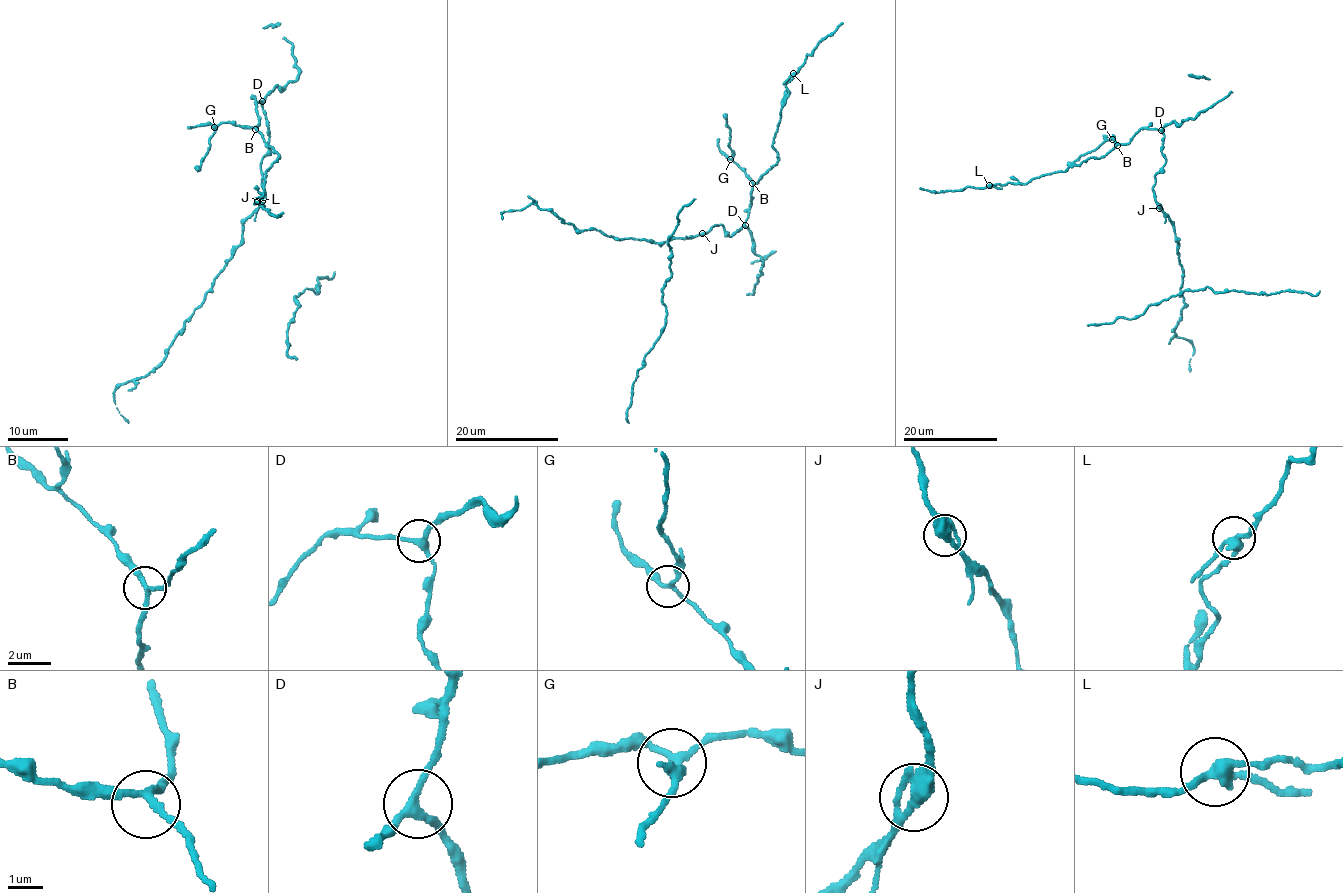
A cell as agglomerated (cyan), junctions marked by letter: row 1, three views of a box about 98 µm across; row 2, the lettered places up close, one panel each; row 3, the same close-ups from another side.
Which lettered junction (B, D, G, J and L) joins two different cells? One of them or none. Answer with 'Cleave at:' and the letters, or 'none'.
Cleave at: L

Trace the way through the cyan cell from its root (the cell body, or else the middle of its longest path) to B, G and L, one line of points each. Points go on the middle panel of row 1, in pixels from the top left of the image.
B: (729, 236), (741, 230), (749, 213), (752, 183)
G: (729, 236), (741, 230), (749, 213), (752, 189), (752, 183), (744, 172), (730, 159)
L: (729, 236), (745, 222), (753, 183), (777, 161), (774, 133), (794, 74)

